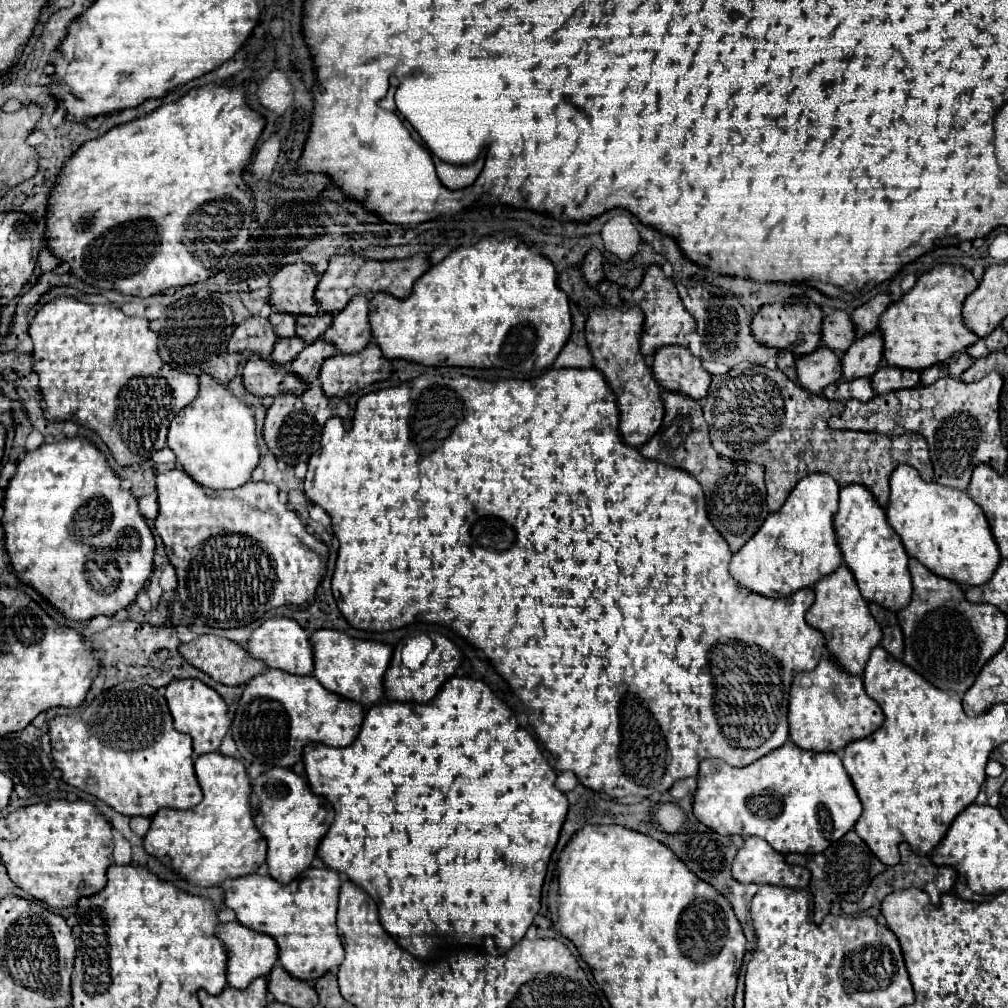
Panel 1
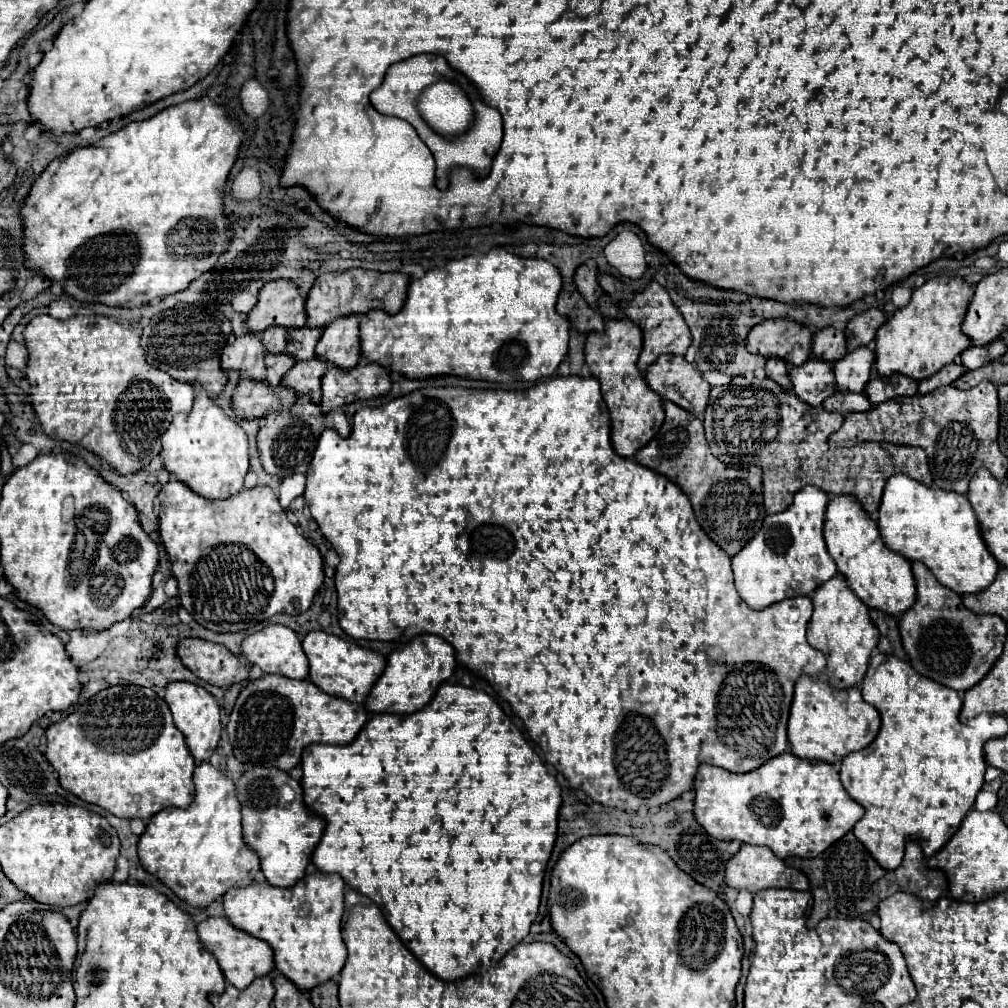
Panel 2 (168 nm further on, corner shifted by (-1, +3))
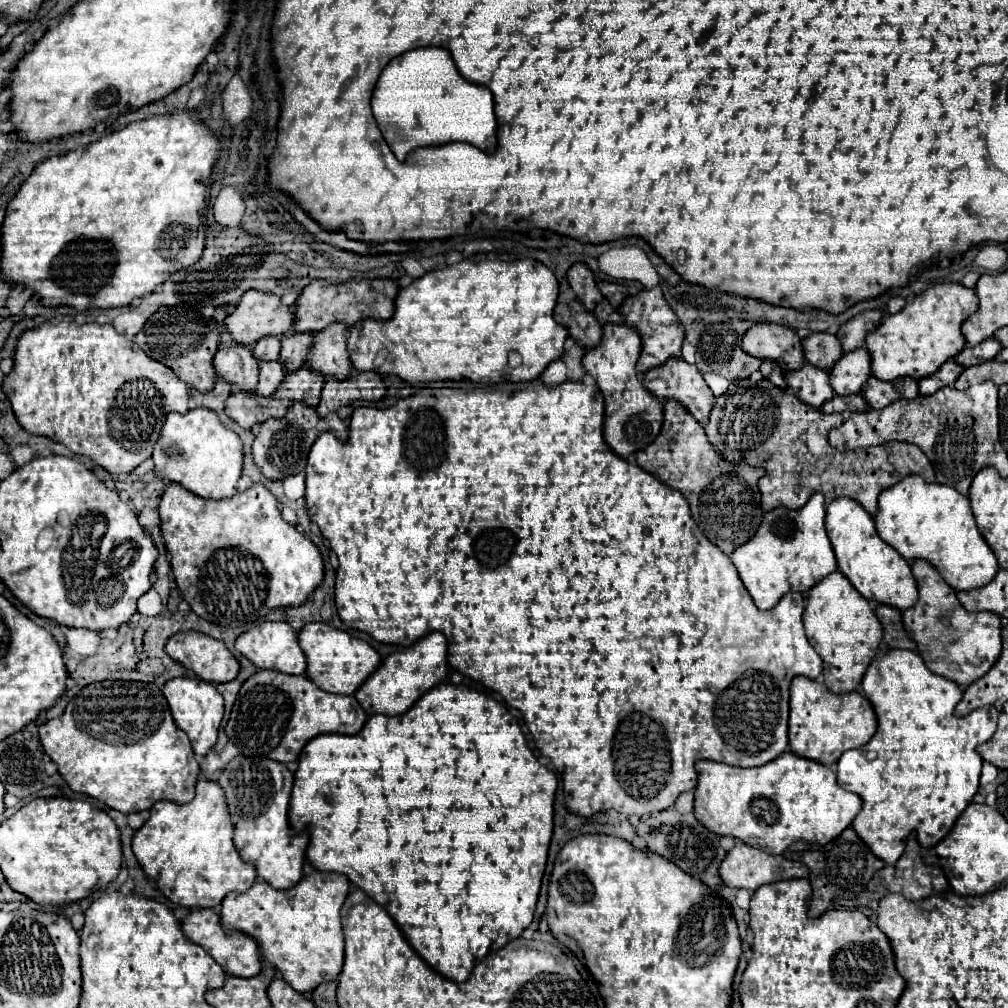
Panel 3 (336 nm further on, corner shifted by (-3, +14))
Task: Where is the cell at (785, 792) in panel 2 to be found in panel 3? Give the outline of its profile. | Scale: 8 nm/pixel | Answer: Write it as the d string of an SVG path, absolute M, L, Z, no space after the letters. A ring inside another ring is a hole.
M786 750L758 768L736 768L714 760L698 760L694 814L718 836L732 836L770 854L784 850L816 850L848 828L862 810L858 794L838 786L830 766Z

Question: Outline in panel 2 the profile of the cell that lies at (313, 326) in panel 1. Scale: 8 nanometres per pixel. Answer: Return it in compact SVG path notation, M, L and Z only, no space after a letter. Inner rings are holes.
M322 327L318 329L290 329L288 341L286 341L286 353L292 355L296 361L306 361L314 357L314 347L322 335Z

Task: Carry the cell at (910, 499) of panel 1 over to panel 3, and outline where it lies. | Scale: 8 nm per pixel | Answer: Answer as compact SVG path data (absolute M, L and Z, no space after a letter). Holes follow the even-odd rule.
M918 474L908 476L880 494L874 522L886 544L906 560L928 560L954 590L986 586L998 572L998 560L976 528L970 500L952 486L928 484Z

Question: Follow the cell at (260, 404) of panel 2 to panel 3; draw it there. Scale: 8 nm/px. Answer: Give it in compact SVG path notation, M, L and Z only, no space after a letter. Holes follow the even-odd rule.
M234 392L226 400L226 414L242 428L252 428L256 422L264 422L272 416L282 418L290 406L292 402L288 400L260 396L258 392Z

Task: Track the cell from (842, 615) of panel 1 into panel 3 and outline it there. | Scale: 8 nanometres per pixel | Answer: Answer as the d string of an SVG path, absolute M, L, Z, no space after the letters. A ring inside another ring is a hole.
M836 570L828 574L808 592L804 630L808 642L824 660L824 682L828 690L834 694L856 690L880 646L882 624L872 612L868 600L858 594L858 590L844 578L842 572Z

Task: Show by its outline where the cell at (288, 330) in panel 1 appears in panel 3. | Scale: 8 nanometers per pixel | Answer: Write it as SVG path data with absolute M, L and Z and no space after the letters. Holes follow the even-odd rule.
M260 338L254 346L254 354L258 360L278 360L280 338Z

